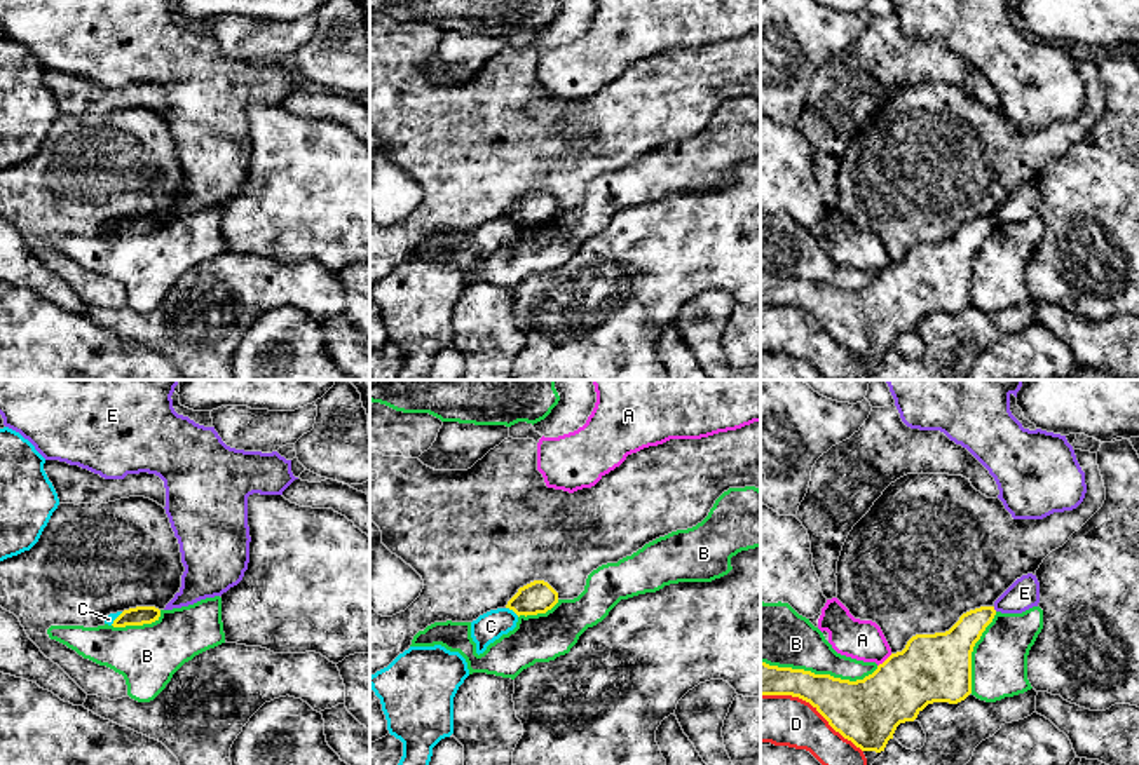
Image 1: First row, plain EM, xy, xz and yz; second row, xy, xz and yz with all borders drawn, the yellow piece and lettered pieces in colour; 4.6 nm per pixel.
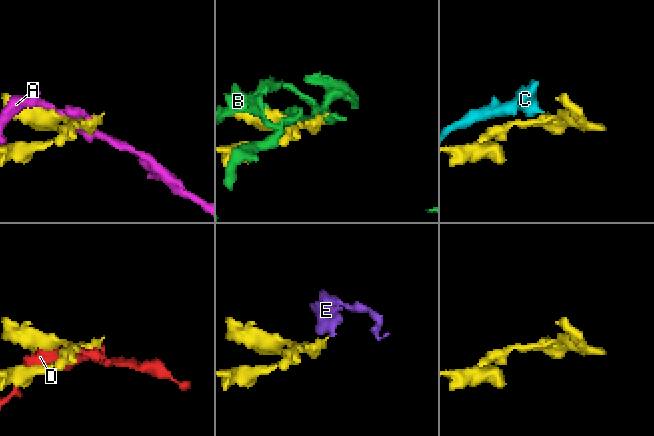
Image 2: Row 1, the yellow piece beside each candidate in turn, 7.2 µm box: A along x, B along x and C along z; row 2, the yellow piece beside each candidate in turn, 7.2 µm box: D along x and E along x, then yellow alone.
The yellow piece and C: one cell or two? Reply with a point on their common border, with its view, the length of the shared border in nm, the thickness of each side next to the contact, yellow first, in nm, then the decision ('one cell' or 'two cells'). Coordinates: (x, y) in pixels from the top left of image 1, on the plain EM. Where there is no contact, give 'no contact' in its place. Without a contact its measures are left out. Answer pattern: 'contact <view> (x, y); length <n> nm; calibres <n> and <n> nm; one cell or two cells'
contact xz (513, 220); length 80 nm; calibres 150 and 140 nm; two cells

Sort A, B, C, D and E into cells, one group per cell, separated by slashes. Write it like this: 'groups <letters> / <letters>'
groups A / B / C / D / E

